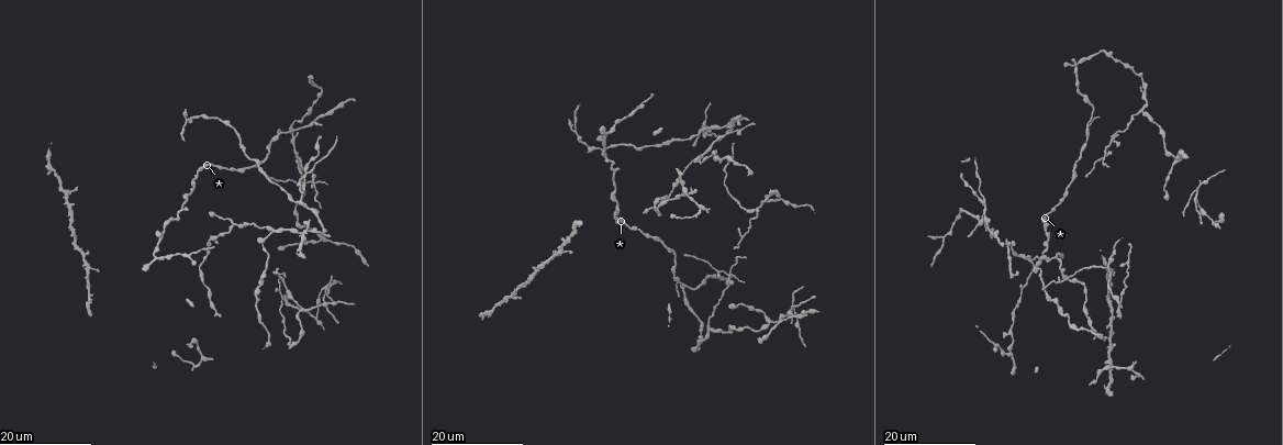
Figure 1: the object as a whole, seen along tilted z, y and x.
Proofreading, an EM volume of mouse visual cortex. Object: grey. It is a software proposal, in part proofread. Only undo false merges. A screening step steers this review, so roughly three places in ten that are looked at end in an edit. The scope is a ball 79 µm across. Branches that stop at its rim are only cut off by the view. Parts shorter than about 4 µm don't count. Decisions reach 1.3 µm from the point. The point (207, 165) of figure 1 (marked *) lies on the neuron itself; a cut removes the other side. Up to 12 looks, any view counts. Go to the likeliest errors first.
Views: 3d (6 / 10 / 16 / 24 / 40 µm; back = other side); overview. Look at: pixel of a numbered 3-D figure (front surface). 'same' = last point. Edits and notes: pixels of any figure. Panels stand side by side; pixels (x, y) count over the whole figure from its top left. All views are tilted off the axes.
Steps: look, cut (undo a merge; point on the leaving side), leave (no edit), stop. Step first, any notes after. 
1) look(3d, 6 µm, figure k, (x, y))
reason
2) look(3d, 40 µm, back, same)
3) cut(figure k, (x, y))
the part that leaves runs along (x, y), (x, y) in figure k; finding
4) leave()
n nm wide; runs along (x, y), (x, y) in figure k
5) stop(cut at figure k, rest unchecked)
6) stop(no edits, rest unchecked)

look(3d, 16 µm, figure 1, (303, 176))
a fork

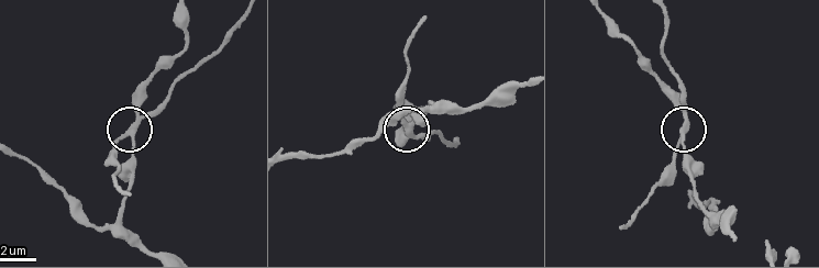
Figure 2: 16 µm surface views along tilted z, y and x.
look(3d, 6 µm, figure 2, (402, 123))

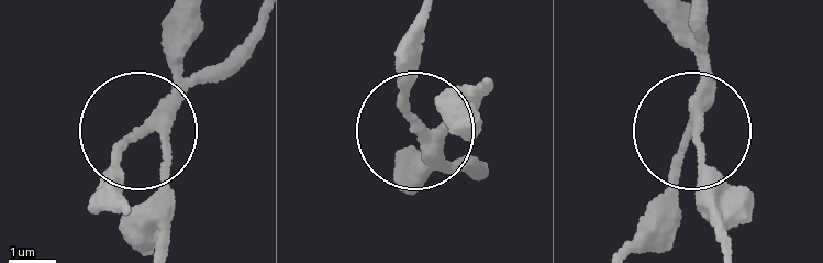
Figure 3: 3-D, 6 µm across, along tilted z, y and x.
cut(figure 3, (222, 67))
3 arms; the part that leaves runs along (171, 108), (249, 35) in figure 3; two neurons meet here

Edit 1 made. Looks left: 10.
look(3d, 24 µm, figure 1, (732, 272))
four or more arms meet

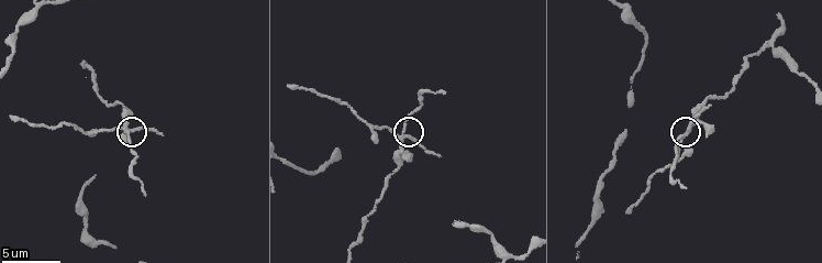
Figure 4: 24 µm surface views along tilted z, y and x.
look(3d, 6 µm, figure 4, (403, 131))

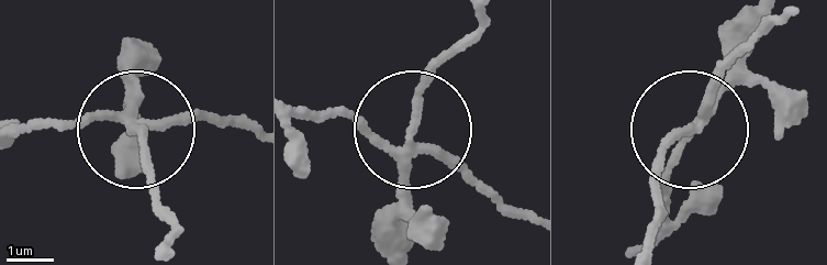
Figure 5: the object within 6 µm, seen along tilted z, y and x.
look(3d, 6 µm, back, figure 5, (140, 126))

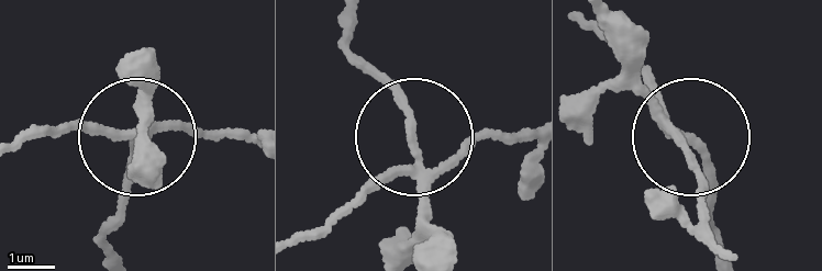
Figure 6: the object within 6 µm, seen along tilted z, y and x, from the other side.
cut(figure 6, (80, 127))
side arm 8 µm; the part that leaves runs along (155, 133), (251, 139) in figure 6; a second neuron is stuck on

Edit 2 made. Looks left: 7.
look(3d, 16 µm, figure 1, (715, 128))
branch point

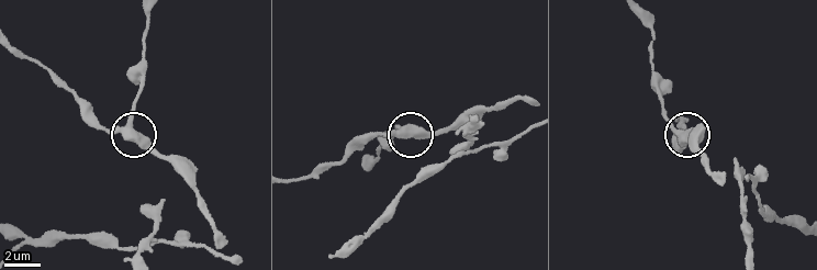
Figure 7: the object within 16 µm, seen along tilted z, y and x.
look(3d, 10 µm, figure 7, (129, 127))

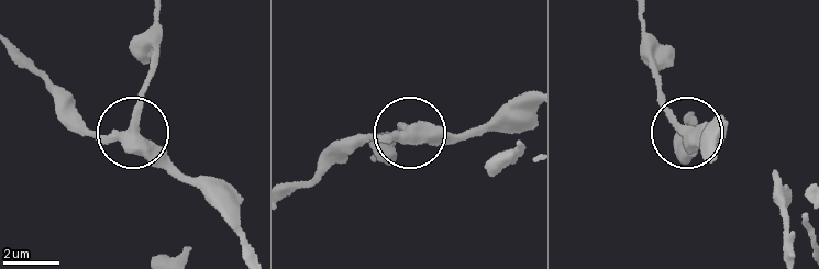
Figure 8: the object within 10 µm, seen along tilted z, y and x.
leave()
360 nm wide; runs along (253, 250), (213, 197), (146, 159), (133, 123), (151, 62) in figure 8; continuous, no second neuron

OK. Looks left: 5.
look(3d, 16 µm, figure 1, (327, 239))
three arms meet

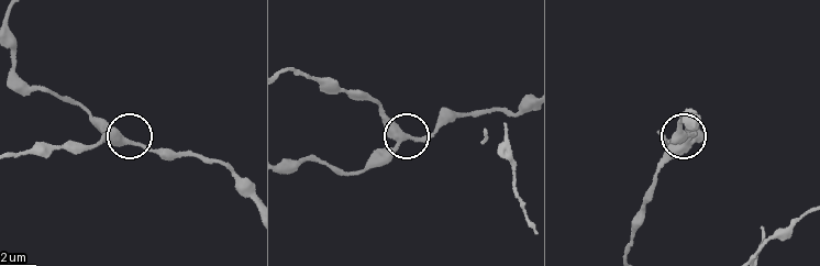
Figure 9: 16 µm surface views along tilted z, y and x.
look(3d, 6 µm, figure 9, (687, 140))

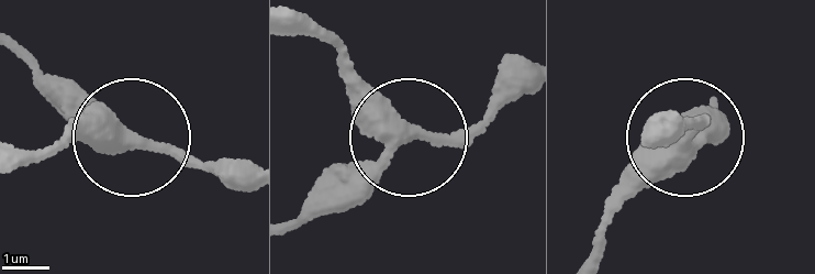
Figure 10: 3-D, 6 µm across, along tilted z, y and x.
leave()
3 arms; runs along (15, 57), (51, 101), (127, 134), (67, 139) in figure 10; one neuron here

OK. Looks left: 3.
look(3d, 24 µm, figure 1, (1055, 258))
three-way junction

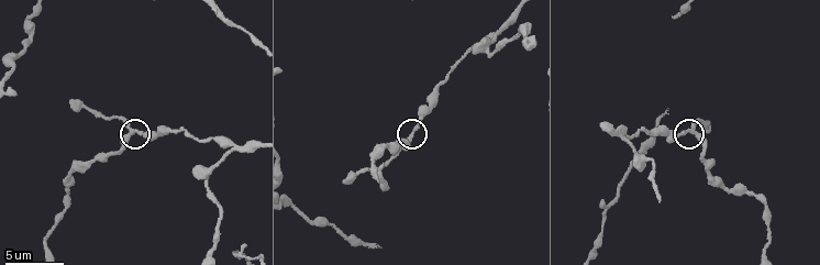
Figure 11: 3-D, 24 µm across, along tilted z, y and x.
look(3d, 6 µm, figure 11, (132, 134))

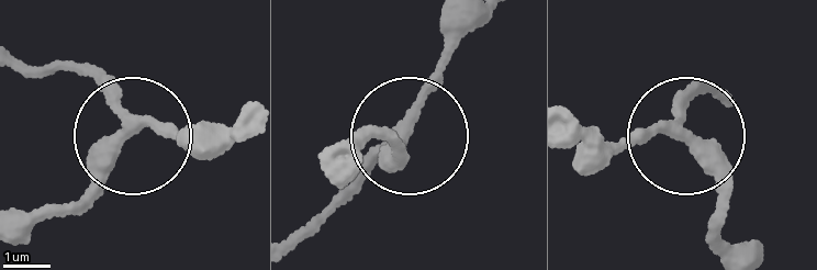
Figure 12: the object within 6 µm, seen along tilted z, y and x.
leave()
3 arms; all the same neuron

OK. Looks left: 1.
look(3d, 10 µm, figure 4, (770, 48))
three-way junction

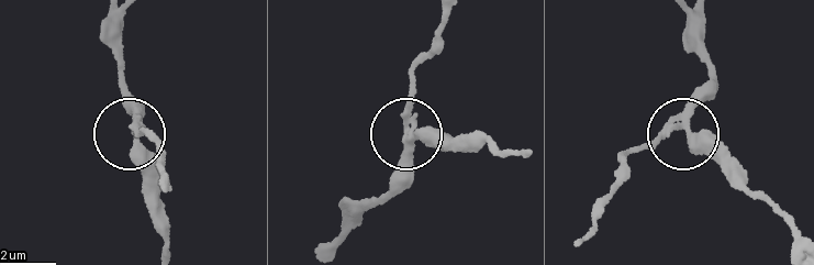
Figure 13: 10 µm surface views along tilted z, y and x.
leave()
270 nm wide; runs along (335, 236), (363, 202), (394, 183), (410, 134), (416, 59) in figure 13; one neuron here

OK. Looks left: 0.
stop(cut at figure 3, cut at figure 6, rest unchecked)

